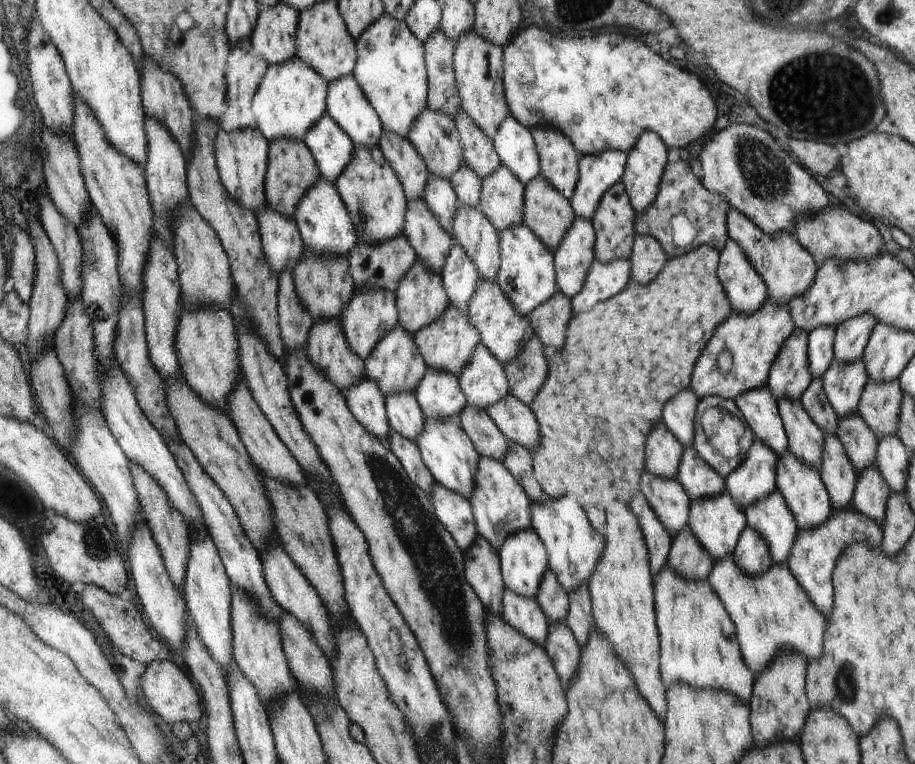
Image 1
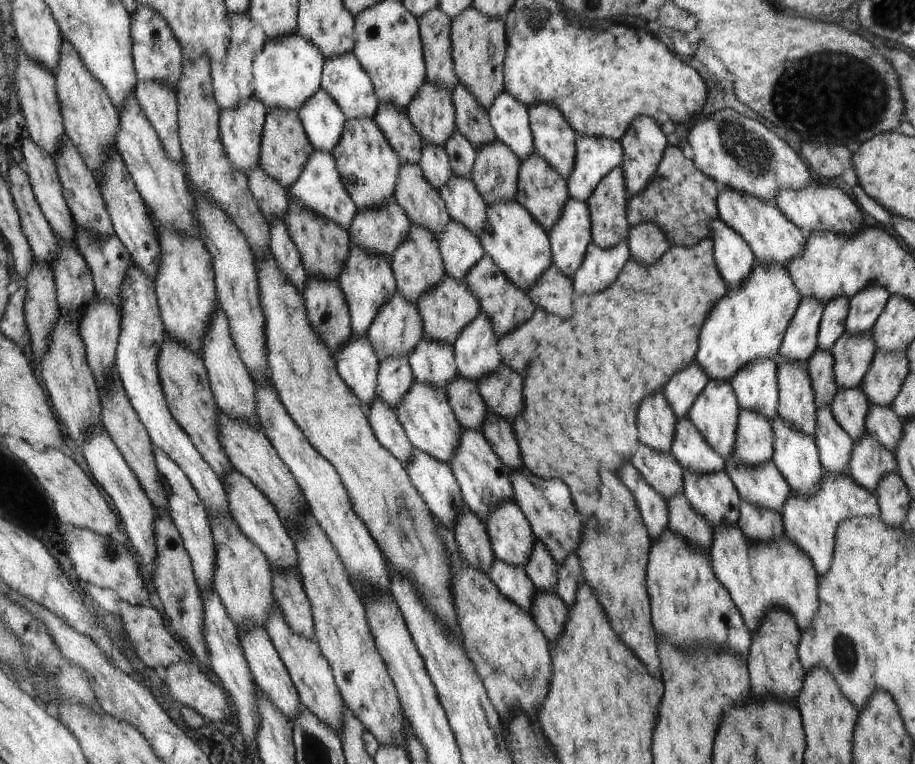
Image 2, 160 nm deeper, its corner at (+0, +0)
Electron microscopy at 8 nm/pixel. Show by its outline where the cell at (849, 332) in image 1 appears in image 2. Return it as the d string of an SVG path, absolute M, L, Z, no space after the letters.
M872 285L860 294L854 295L849 299L849 313L845 324L846 333L853 335L870 333L890 298L886 287L878 285Z

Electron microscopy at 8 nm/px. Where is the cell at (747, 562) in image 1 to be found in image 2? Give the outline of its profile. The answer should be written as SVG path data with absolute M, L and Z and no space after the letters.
M743 498L739 504L737 525L749 540L755 543L761 543L762 541L767 541L784 534L783 518L780 513L766 507L757 507L754 503L747 503Z

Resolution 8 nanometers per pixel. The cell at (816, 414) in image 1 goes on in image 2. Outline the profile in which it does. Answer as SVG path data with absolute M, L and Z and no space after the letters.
M818 346L807 360L817 408L824 405L829 406L831 398L834 398L839 388L834 376L833 366L834 359L831 350L824 350Z

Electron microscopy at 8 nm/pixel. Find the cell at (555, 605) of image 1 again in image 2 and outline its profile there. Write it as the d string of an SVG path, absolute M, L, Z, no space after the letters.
M535 540L524 570L530 577L537 592L554 589L557 583L558 569L558 562L556 562L555 558L548 552L544 543Z

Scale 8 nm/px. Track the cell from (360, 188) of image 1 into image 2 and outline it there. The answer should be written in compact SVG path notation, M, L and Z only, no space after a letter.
M374 118L346 119L340 144L331 153L340 164L339 172L344 172L347 191L352 192L352 200L360 204L360 209L382 207L394 198L402 160Z

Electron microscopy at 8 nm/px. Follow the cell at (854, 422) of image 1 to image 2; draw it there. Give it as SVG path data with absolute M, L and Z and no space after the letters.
M839 387L829 402L836 422L854 441L866 433L865 420L870 402L862 387Z

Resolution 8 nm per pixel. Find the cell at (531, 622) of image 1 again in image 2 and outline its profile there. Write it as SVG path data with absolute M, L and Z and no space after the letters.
M495 558L487 573L501 593L529 612L537 590L522 565L513 565Z

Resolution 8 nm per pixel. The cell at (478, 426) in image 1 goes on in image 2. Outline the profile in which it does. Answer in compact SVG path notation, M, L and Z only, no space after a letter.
M458 374L458 378L445 390L459 425L481 431L488 408L479 393L477 382Z

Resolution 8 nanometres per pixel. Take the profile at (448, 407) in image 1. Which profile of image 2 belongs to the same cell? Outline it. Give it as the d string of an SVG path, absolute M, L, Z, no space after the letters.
M423 336L409 358L415 380L431 384L446 391L446 387L458 378L458 362L453 345Z

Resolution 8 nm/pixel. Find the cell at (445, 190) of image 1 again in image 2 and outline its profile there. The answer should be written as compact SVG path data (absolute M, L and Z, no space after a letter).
M423 142L418 163L428 182L435 185L437 189L441 189L441 186L444 186L445 182L448 182L449 176L452 175L448 155L444 147L440 145Z

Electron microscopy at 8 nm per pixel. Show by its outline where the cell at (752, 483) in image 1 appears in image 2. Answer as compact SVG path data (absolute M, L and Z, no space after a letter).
M744 409L740 411L740 440L732 456L737 463L757 465L774 458L775 433L771 421L763 414Z

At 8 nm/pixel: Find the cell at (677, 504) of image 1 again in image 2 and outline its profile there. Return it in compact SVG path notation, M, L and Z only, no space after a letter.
M640 444L640 452L636 452L636 460L632 460L632 464L666 502L683 490L685 470L671 452L660 452Z

